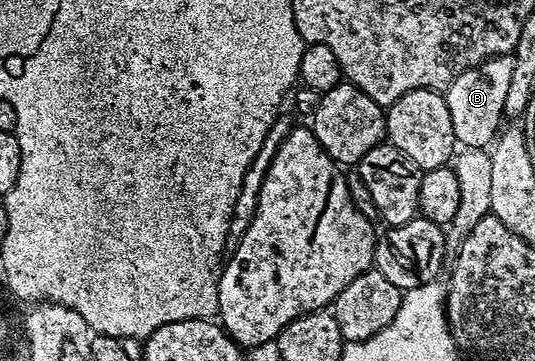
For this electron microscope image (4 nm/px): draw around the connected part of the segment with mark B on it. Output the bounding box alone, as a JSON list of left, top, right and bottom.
[444,55,513,149]

